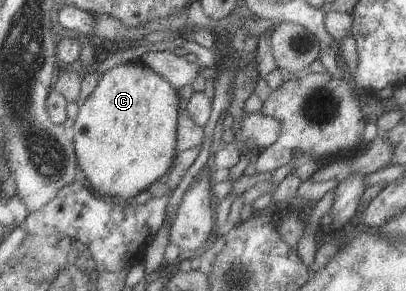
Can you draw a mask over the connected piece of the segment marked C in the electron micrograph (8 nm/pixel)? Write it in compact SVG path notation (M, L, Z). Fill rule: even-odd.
M130 60L100 76L94 91L79 106L73 124L74 143L82 178L101 196L113 196L121 202L133 199L157 180L165 181L178 154L179 115L185 107L177 89L155 69L143 62Z

